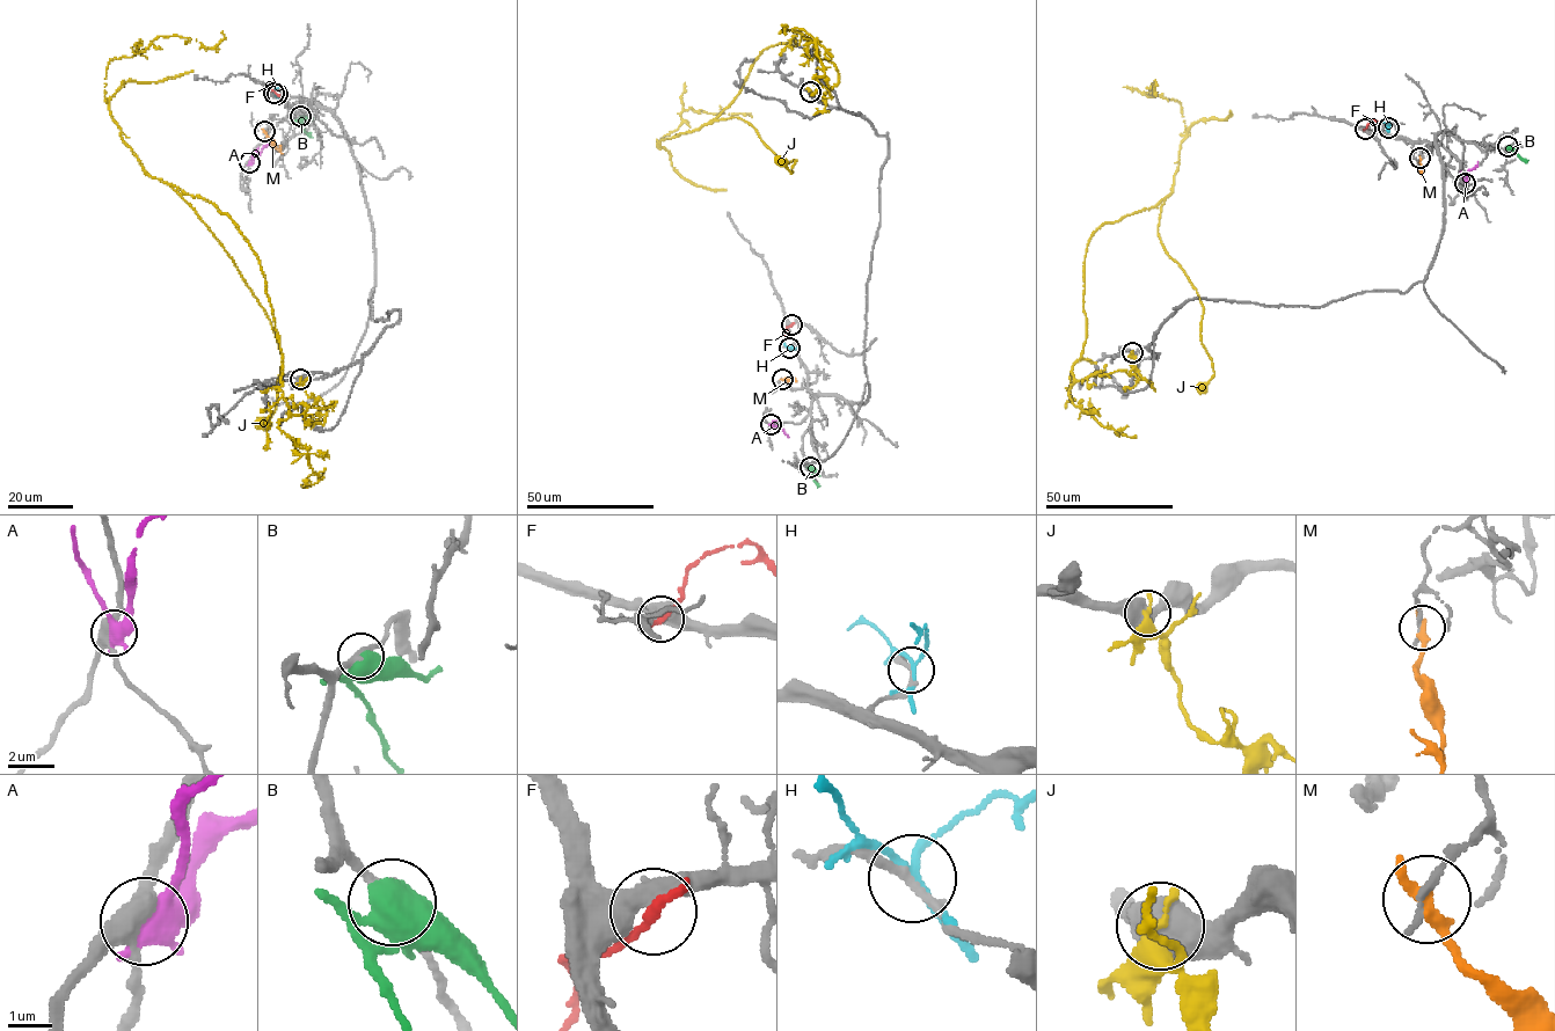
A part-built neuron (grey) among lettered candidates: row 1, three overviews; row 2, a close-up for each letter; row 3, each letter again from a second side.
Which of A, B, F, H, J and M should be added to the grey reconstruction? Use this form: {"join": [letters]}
{"join": ["M"]}

